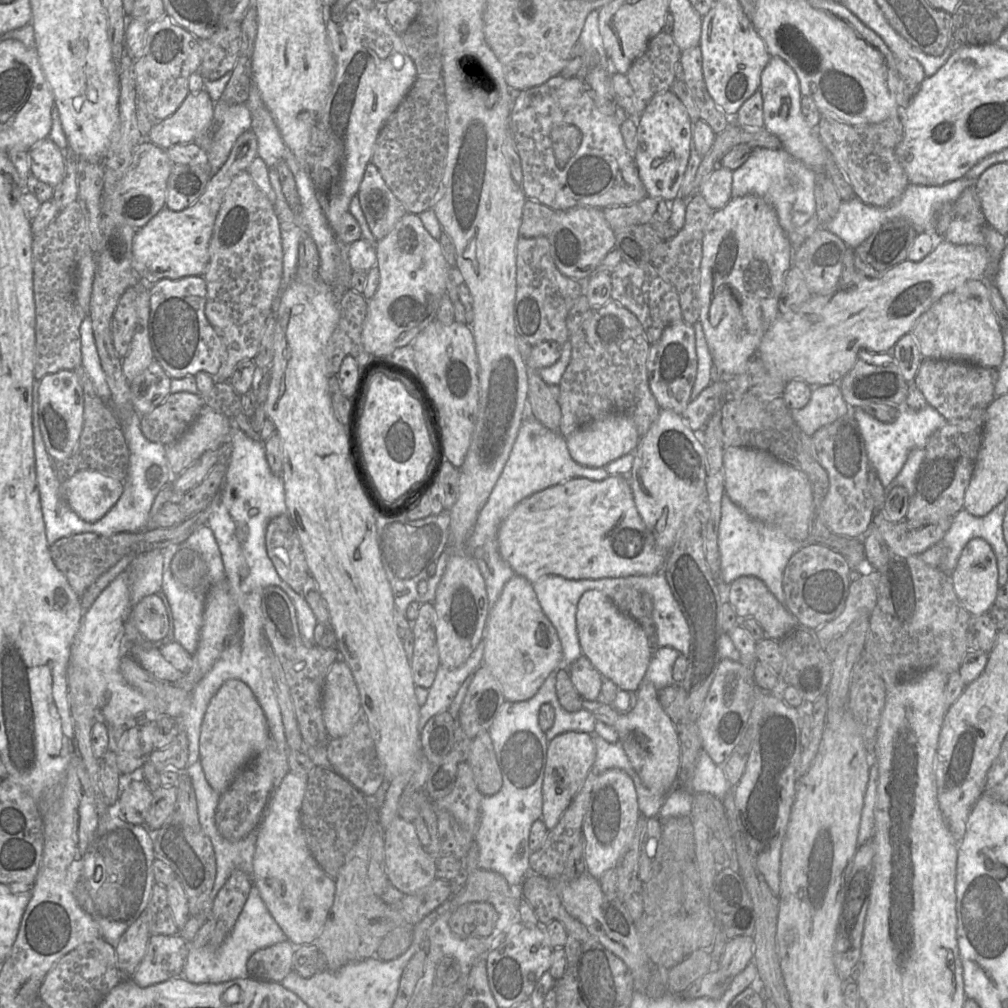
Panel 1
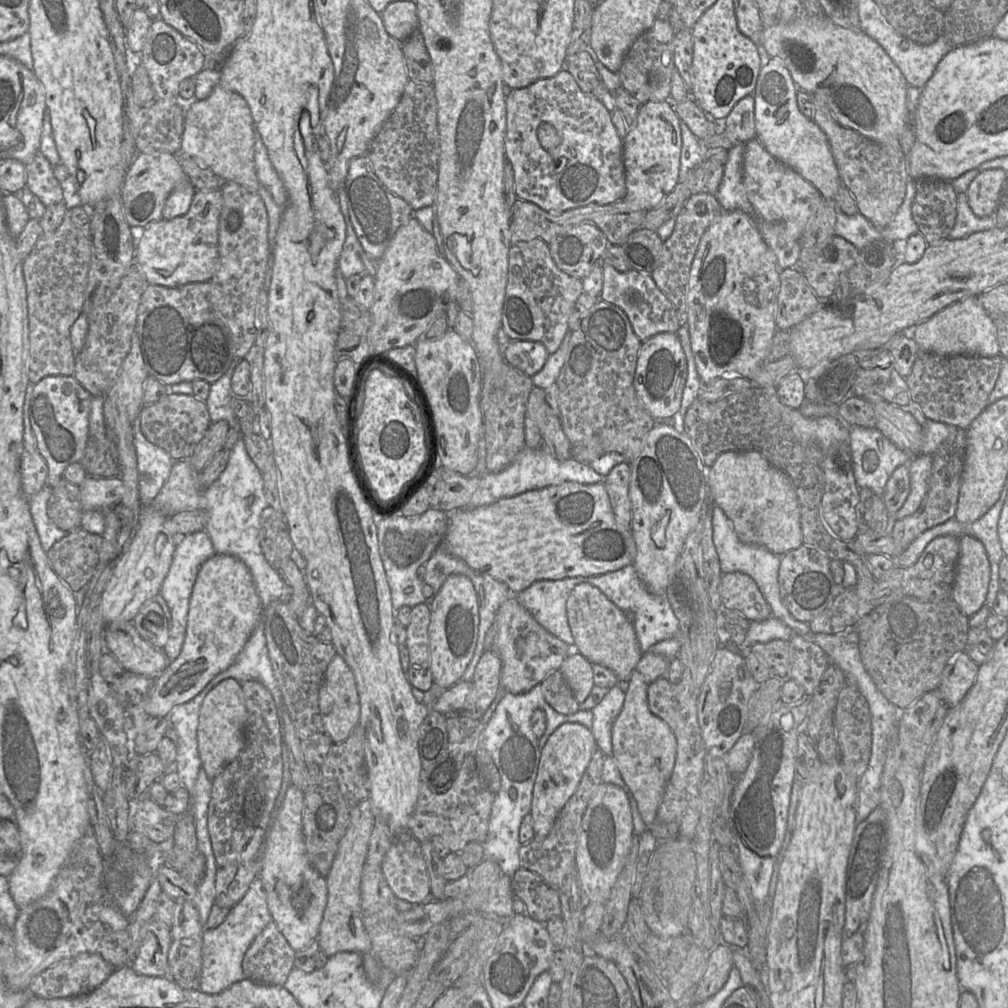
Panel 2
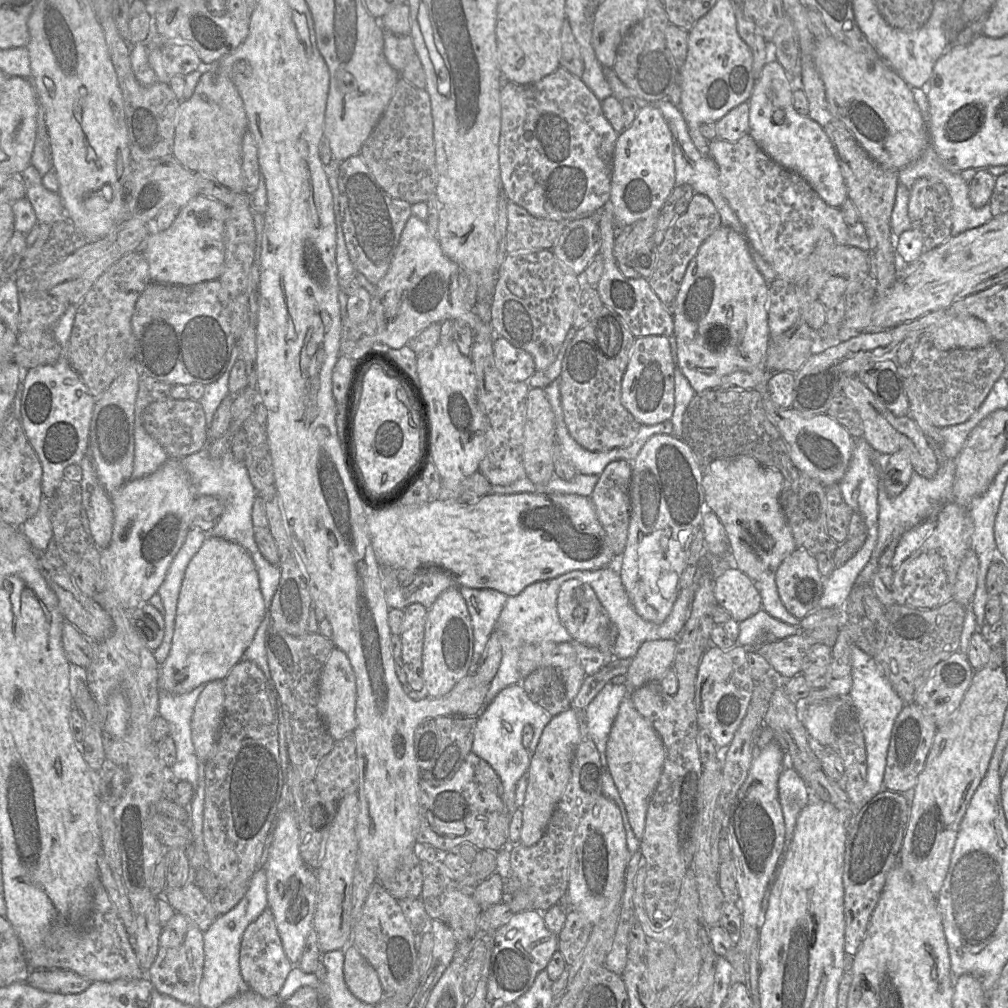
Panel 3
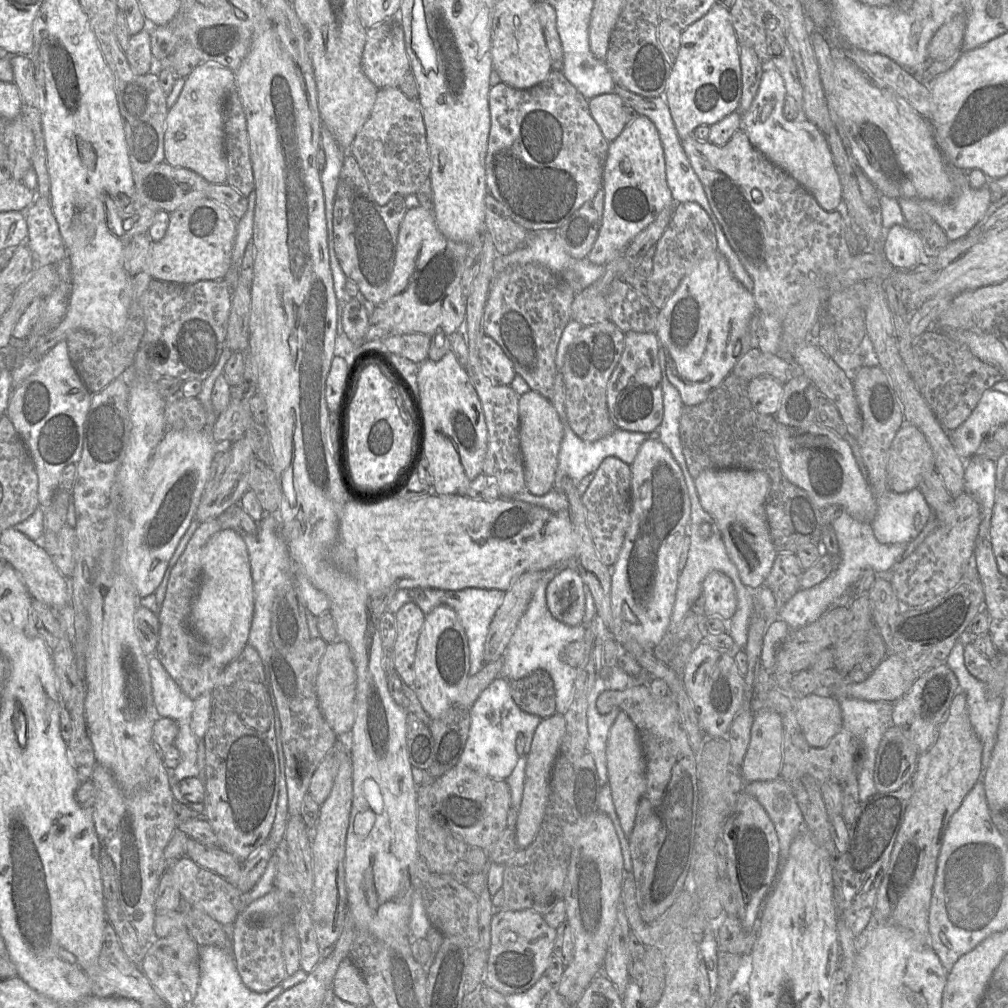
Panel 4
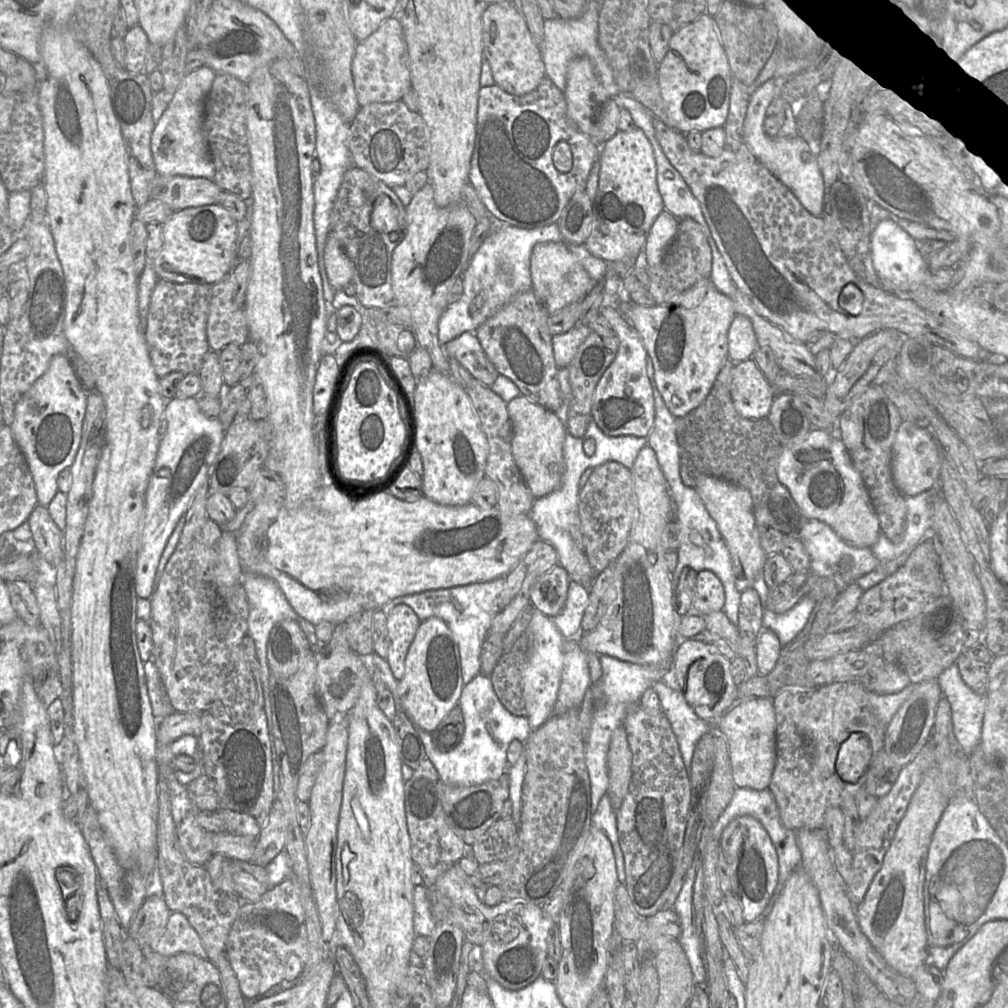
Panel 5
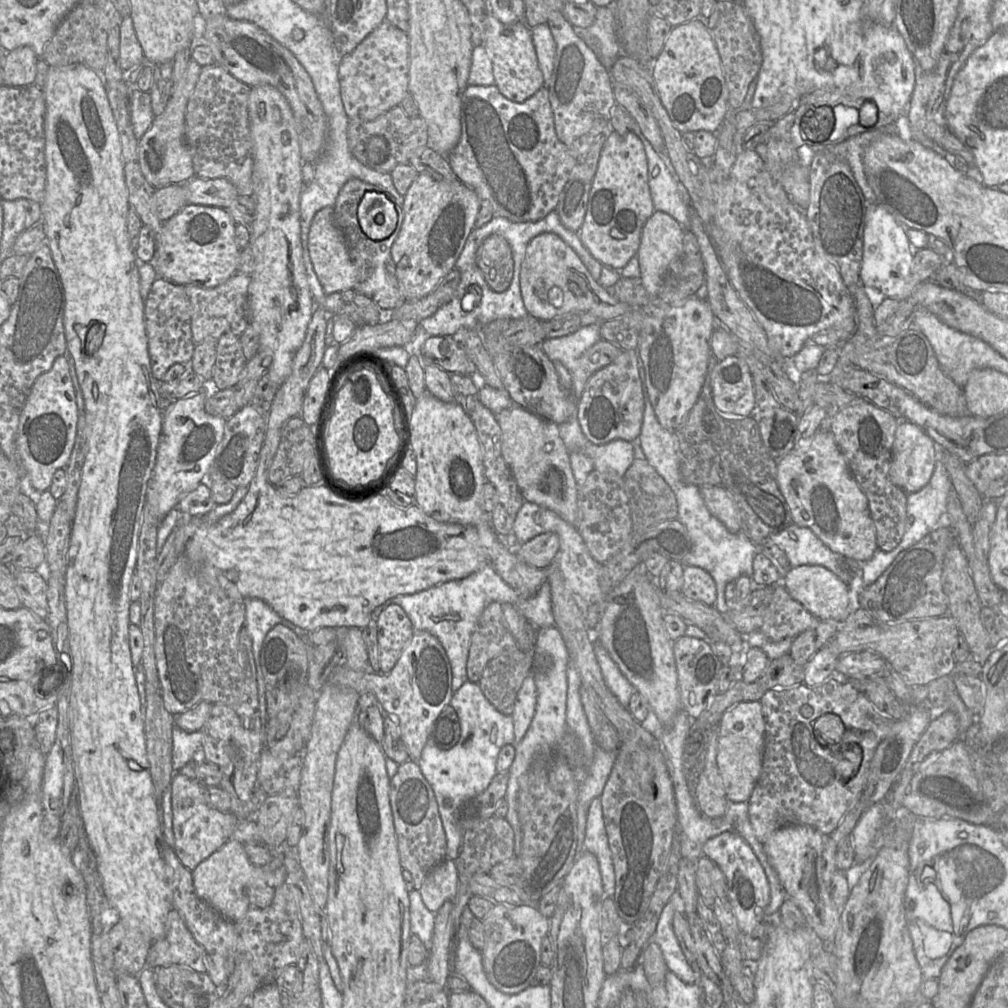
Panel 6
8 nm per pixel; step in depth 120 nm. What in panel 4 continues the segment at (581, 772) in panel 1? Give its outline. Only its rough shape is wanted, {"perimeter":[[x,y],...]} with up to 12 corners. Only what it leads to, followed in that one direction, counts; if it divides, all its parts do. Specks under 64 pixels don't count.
{"perimeter":[[564,715],[542,719],[525,767],[515,835],[527,848],[539,831]]}

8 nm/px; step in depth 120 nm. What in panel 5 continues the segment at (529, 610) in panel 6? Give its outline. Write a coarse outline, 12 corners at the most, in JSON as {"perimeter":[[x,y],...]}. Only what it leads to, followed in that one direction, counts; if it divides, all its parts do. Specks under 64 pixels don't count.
{"perimeter":[[570,581],[564,608],[550,617],[566,640],[581,634],[589,589]]}

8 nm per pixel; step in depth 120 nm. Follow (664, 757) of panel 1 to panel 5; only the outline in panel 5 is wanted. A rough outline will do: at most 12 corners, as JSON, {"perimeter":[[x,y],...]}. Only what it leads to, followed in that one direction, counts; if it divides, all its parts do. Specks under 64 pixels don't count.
{"perimeter":[[624,725],[608,751],[608,795],[616,812],[632,777],[632,752]]}

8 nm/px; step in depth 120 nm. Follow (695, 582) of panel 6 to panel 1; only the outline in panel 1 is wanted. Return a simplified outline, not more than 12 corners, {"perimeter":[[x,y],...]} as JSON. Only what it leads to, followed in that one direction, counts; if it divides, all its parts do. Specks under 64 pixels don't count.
{"perimeter":[[755,576],[728,585],[739,618],[780,641],[797,619]]}

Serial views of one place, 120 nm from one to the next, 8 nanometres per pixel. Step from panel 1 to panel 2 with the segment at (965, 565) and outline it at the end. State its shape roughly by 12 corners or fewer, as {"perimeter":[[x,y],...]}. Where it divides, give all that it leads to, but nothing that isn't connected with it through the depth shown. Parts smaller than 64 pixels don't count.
{"perimeter":[[963,535],[952,599],[971,617],[984,605],[990,564]]}

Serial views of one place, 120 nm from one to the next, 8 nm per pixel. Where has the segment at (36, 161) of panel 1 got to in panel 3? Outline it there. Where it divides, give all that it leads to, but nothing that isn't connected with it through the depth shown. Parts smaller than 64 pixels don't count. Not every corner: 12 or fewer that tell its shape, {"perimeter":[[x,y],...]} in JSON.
{"perimeter":[[29,164],[20,174],[37,222],[68,216],[58,192]]}

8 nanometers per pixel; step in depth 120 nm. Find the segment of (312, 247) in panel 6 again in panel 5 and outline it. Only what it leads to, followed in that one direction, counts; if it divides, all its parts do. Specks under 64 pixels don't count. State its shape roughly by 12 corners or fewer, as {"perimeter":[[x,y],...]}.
{"perimeter":[[333,234],[324,265],[335,291],[352,282],[353,265]]}

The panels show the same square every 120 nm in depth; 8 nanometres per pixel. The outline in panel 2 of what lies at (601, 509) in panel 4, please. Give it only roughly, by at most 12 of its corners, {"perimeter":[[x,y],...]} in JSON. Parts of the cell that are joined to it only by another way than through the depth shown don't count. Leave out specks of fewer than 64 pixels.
{"perimeter":[[631,465],[614,466],[603,480],[615,519],[631,527]]}

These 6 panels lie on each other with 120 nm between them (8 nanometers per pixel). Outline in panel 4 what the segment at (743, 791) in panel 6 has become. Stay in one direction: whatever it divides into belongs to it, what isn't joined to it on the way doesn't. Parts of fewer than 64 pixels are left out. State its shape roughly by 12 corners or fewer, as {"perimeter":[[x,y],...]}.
{"perimeter":[[758,709],[741,766],[745,782],[774,780],[782,715]]}

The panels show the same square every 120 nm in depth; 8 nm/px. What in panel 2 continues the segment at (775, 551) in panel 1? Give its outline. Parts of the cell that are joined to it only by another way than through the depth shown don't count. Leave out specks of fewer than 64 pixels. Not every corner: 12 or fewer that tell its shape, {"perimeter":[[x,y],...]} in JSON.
{"perimeter":[[712,508],[722,573],[748,574],[772,615],[798,634],[808,623],[781,600],[782,555],[742,542],[724,511]]}

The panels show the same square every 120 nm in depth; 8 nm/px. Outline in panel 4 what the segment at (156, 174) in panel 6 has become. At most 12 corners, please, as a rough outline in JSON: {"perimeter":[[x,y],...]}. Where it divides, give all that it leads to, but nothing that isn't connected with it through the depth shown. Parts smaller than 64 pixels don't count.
{"perimeter":[[201,64],[166,118],[165,162],[226,184],[227,67]]}

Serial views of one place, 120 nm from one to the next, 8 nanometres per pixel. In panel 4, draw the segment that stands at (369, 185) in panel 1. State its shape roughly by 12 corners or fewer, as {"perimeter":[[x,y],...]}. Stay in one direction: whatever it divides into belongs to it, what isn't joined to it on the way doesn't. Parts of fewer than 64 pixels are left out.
{"perimeter":[[346,153],[334,250],[375,306],[386,294],[404,197],[377,204]]}

